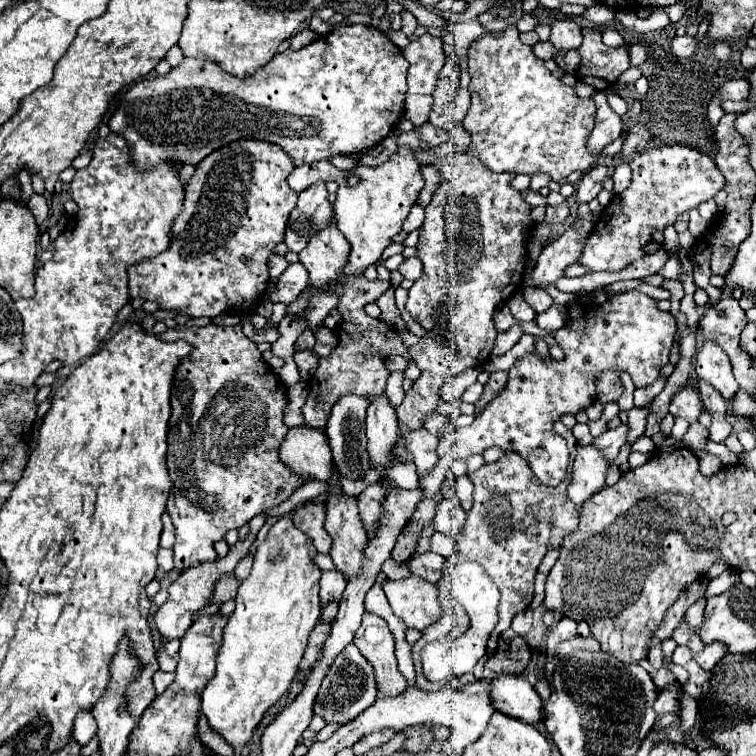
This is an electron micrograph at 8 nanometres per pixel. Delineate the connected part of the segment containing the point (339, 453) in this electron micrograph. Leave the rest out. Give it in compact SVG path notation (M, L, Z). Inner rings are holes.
M345 395L339 399L339 403L333 407L329 423L327 423L327 437L333 451L333 461L341 477L353 477L359 479L369 471L369 455L367 455L367 437L365 437L365 411L369 401L359 395Z

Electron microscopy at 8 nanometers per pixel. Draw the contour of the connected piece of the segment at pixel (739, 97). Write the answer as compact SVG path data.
M739 79L739 81L725 81L717 91L715 91L715 97L719 101L743 101L749 97L749 83L745 79Z

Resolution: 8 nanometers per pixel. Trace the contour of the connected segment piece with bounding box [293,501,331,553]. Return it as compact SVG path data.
M307 501L293 515L293 523L297 529L301 529L305 535L309 535L309 539L313 541L313 545L319 553L331 551L331 537L325 531L325 507L323 507L323 503L313 505L311 501Z

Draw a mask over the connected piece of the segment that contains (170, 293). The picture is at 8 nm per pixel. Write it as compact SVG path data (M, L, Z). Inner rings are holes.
M235 141L203 159L185 185L183 207L171 227L167 251L127 269L131 297L155 301L159 309L179 311L189 317L217 317L241 311L245 311L245 315L253 313L259 305L259 297L267 291L267 259L273 247L283 241L287 217L297 203L297 193L287 185L287 175L293 167L291 157L281 147L265 141ZM241 257L249 257L249 265L245 265Z

